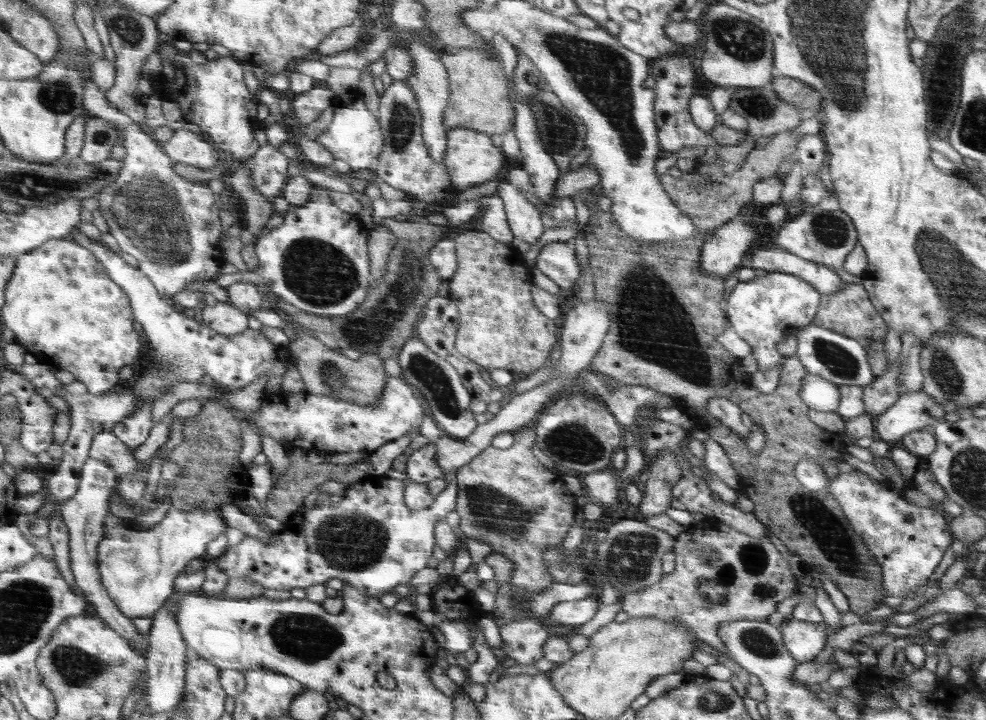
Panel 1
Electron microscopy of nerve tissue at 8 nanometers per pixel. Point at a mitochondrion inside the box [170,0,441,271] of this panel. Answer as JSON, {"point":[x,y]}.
{"point":[401,121]}

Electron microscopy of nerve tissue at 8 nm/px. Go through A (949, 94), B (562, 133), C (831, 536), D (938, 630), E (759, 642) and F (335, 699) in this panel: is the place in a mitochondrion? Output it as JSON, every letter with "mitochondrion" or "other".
{"A":"mitochondrion","B":"mitochondrion","C":"mitochondrion","D":"other","E":"mitochondrion","F":"other"}

